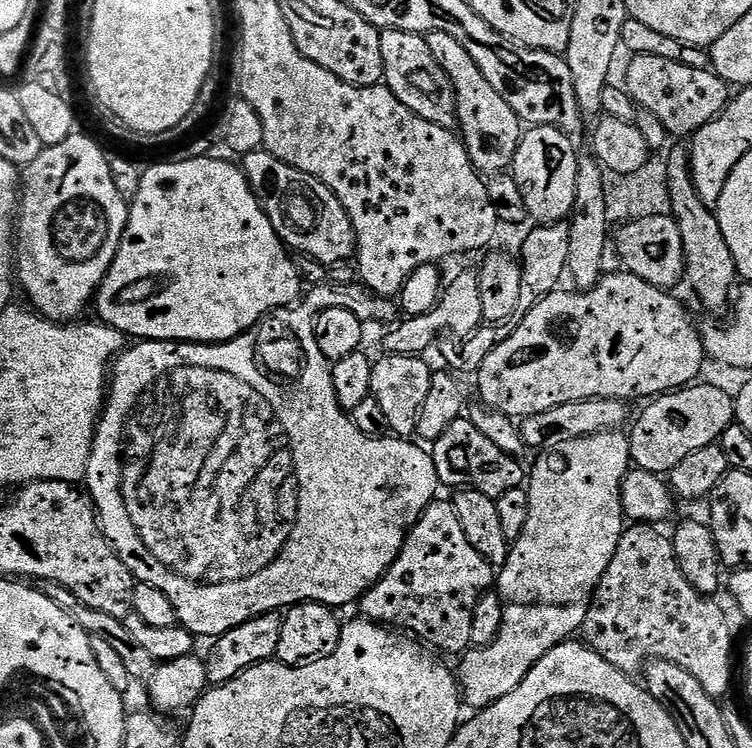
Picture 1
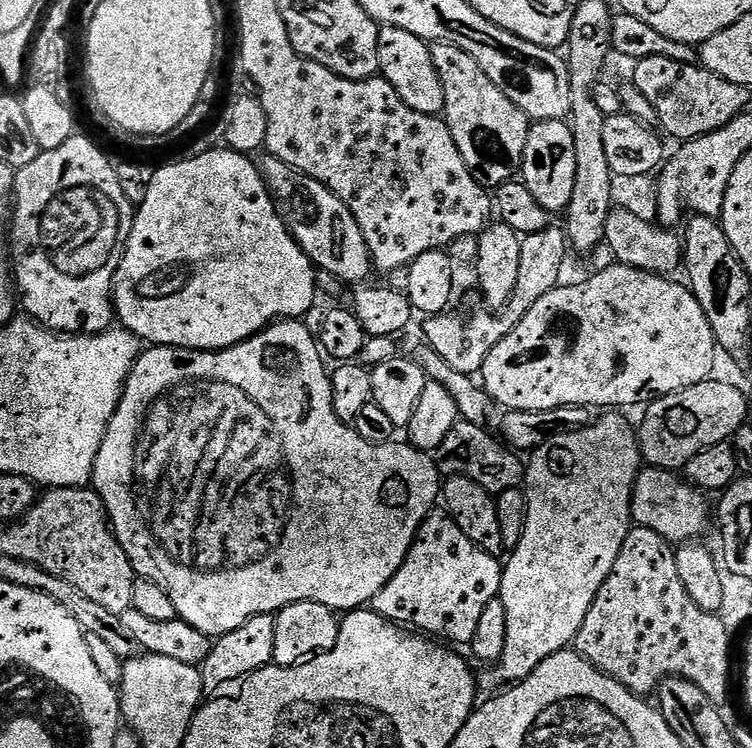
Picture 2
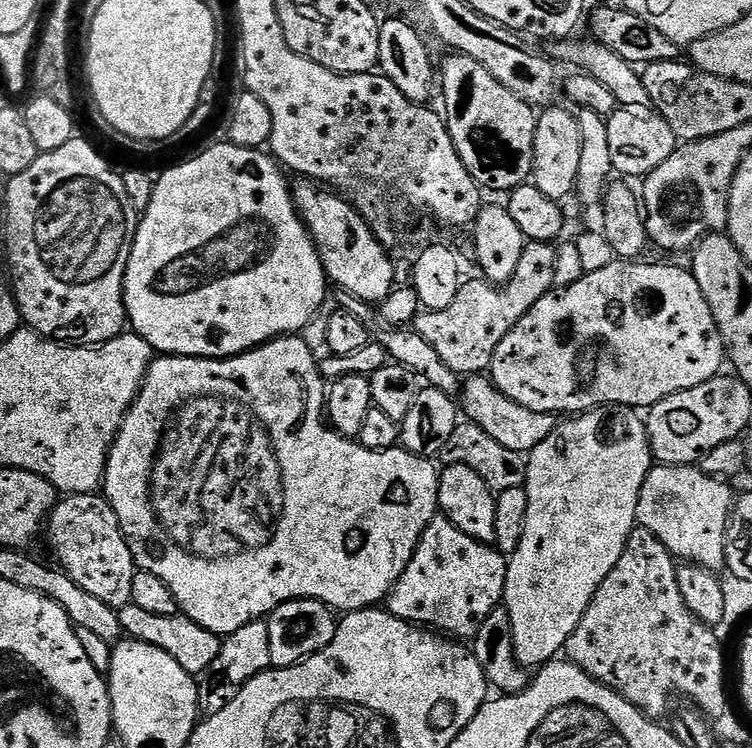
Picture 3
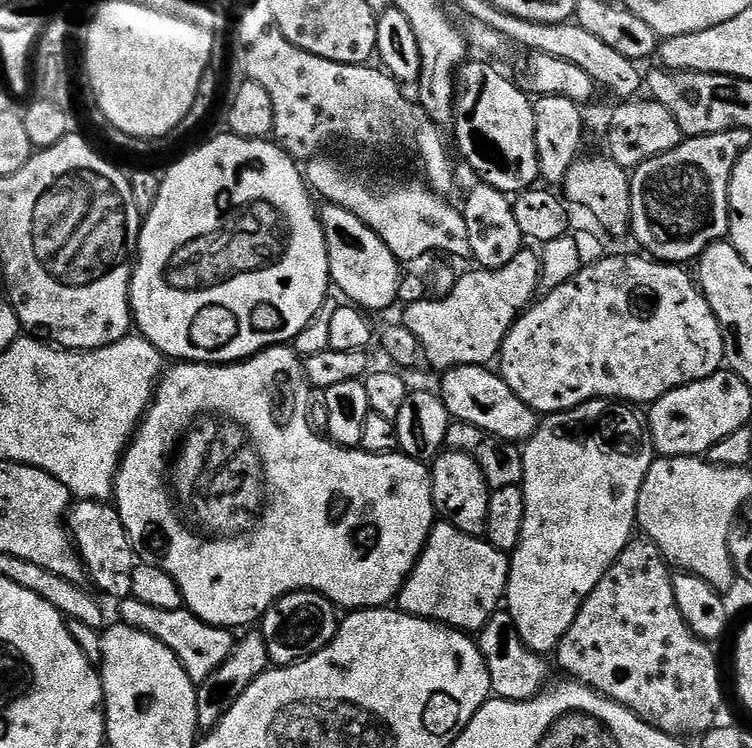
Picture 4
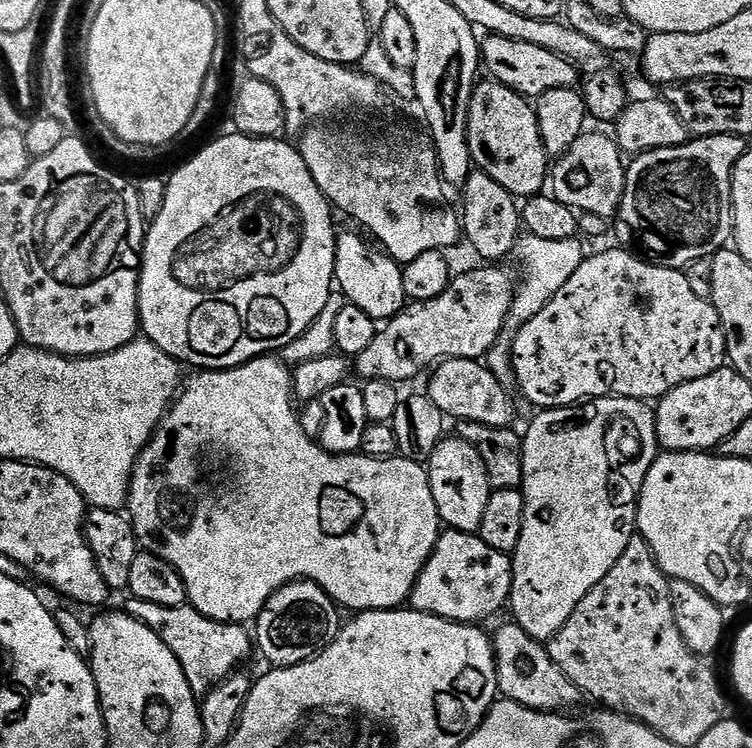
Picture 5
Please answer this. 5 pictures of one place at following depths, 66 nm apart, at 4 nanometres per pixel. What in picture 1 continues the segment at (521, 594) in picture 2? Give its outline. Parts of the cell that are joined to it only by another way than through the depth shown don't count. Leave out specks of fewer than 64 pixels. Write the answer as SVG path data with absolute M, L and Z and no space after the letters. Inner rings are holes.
M613 430L602 434L590 434L582 438L574 438L562 442L557 448L549 448L539 453L540 461L533 468L530 468L530 479L527 481L528 497L530 498L530 518L526 522L526 530L521 534L520 539L511 545L508 554L508 563L503 565L501 574L498 576L498 593L504 607L504 616L501 622L501 630L496 636L496 640L483 649L477 660L464 660L458 667L458 683L462 689L463 699L472 707L472 710L488 708L495 700L506 698L521 684L530 674L530 670L542 659L550 650L554 650L565 640L575 637L584 627L584 619L588 616L588 607L592 605L592 598L596 594L596 588L600 584L600 579L606 574L614 554L618 550L620 540L624 537L626 527L626 517L624 514L624 497L622 489L625 480L628 478L630 469L633 467L632 441L623 431Z

